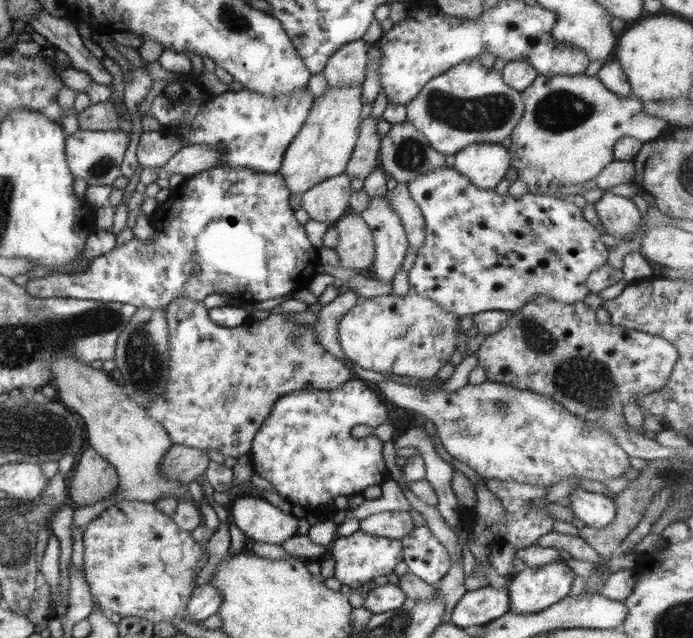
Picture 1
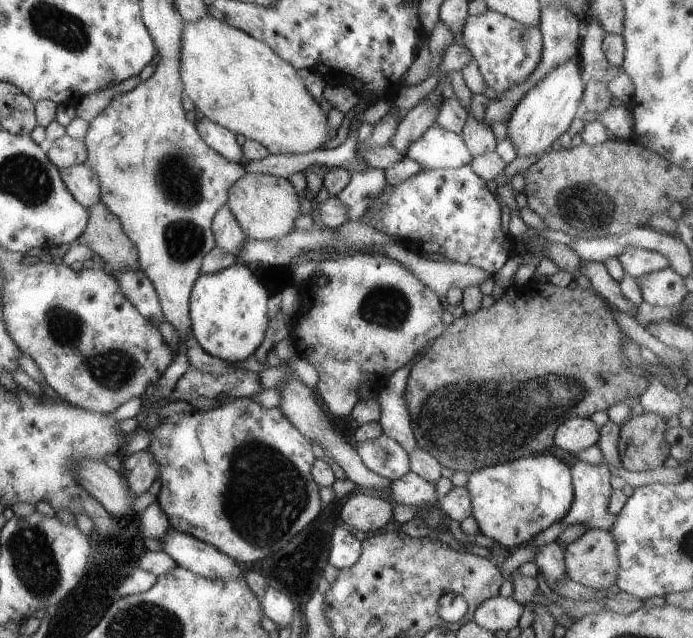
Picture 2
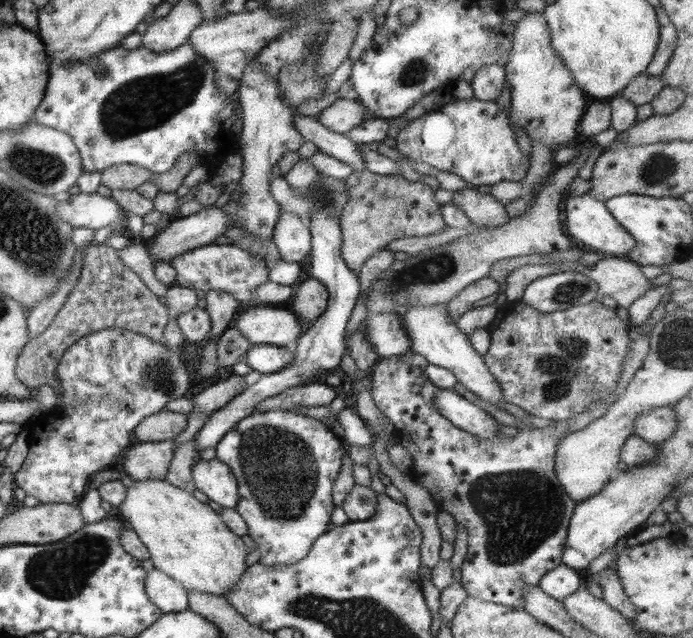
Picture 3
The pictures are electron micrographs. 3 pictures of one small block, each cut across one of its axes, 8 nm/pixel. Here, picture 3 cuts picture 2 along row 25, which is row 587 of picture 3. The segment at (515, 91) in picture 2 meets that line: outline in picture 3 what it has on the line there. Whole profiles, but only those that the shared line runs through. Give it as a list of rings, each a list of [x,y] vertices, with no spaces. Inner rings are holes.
[[[560,563],[540,580],[539,588],[551,598],[562,601],[580,589],[585,575]]]

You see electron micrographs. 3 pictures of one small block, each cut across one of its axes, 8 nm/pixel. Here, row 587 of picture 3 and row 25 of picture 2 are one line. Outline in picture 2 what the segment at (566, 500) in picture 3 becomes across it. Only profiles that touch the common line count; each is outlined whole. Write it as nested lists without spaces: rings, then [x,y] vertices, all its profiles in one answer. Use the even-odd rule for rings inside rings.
[[[490,9],[484,14],[468,16],[460,32],[464,45],[478,63],[486,86],[494,88],[498,94],[530,79],[542,61],[544,44],[541,31],[538,27],[521,24],[516,16],[502,15]]]

